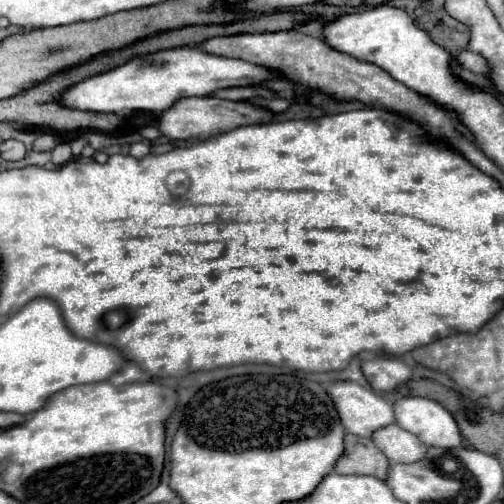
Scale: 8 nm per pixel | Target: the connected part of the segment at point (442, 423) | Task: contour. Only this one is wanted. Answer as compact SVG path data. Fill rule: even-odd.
M400 397L392 407L396 425L414 433L422 443L440 449L460 445L462 435L454 417L436 401L424 397Z

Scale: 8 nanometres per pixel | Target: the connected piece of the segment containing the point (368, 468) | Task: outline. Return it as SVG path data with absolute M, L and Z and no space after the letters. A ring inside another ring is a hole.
M352 433L344 435L344 453L334 465L336 473L344 475L372 475L384 479L388 471L388 459L368 437L358 437Z

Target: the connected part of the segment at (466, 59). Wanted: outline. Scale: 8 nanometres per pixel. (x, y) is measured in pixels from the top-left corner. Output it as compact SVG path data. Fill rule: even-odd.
M462 51L458 55L458 61L460 61L462 67L470 69L472 73L490 73L490 63L484 57L480 57L480 55L472 53L472 51Z

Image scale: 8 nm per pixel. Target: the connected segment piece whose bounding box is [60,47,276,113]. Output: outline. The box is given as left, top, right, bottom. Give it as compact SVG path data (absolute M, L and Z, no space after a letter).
M178 47L178 49L168 49L168 51L158 51L150 53L144 57L132 57L124 65L118 65L106 73L98 73L94 77L88 77L76 85L70 85L62 95L60 103L70 109L82 109L82 111L96 111L96 113L120 113L124 109L128 111L150 111L150 113L160 113L164 107L172 107L176 99L182 97L206 97L218 89L226 87L246 87L246 85L256 85L264 79L274 79L276 73L270 69L252 65L242 59L226 59L226 57L216 57L198 51L196 47Z

